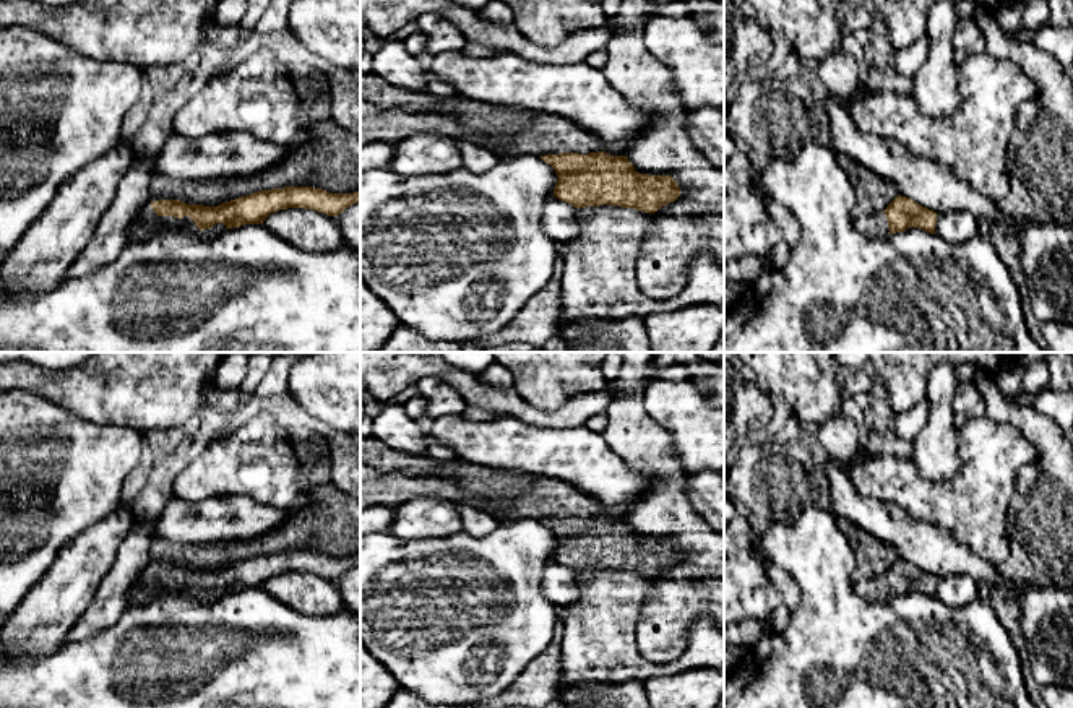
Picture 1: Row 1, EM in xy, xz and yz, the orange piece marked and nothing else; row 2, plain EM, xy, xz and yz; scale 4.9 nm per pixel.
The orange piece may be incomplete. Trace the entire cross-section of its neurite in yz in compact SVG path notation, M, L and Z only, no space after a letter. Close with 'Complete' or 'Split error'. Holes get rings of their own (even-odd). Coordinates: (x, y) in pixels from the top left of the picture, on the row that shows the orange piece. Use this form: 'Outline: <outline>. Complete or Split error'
Outline: M898 195L885 211L854 219L854 227L873 239L886 239L890 234L919 227L935 234L937 213L907 196Z. Split error

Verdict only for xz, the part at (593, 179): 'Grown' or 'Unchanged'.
Grown

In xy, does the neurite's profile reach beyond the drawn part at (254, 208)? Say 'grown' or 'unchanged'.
grown

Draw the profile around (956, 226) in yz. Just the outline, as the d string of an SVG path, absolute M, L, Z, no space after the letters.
M950 211L937 216L935 234L950 244L964 244L966 240L972 239L980 229L982 224L977 222L972 214L964 211Z

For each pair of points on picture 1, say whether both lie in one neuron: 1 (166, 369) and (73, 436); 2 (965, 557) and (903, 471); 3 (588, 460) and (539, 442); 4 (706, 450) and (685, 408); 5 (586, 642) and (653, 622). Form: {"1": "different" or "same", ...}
{"1": "different", "2": "different", "3": "same", "4": "same", "5": "different"}

